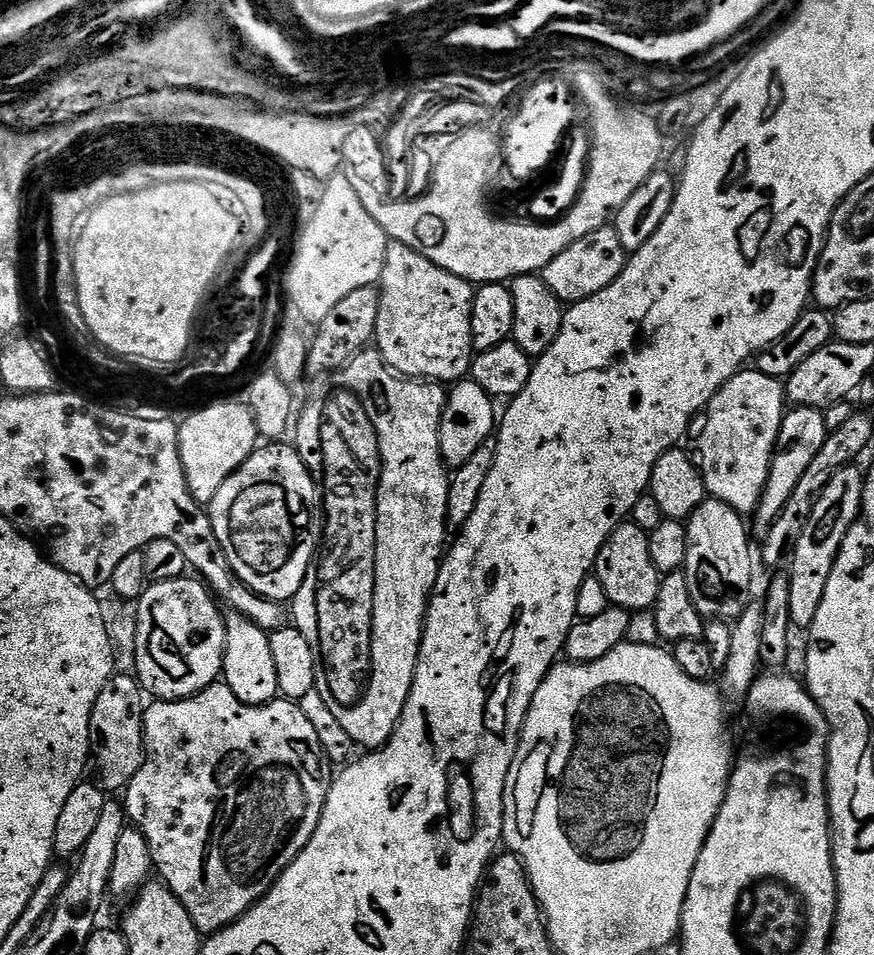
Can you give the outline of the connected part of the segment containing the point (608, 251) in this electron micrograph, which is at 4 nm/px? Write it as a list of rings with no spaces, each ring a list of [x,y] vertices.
[[[615,227],[596,228],[590,234],[578,238],[564,251],[554,257],[544,267],[542,273],[546,286],[554,290],[554,294],[562,302],[585,300],[610,286],[622,274],[626,263],[626,253],[622,240]]]

